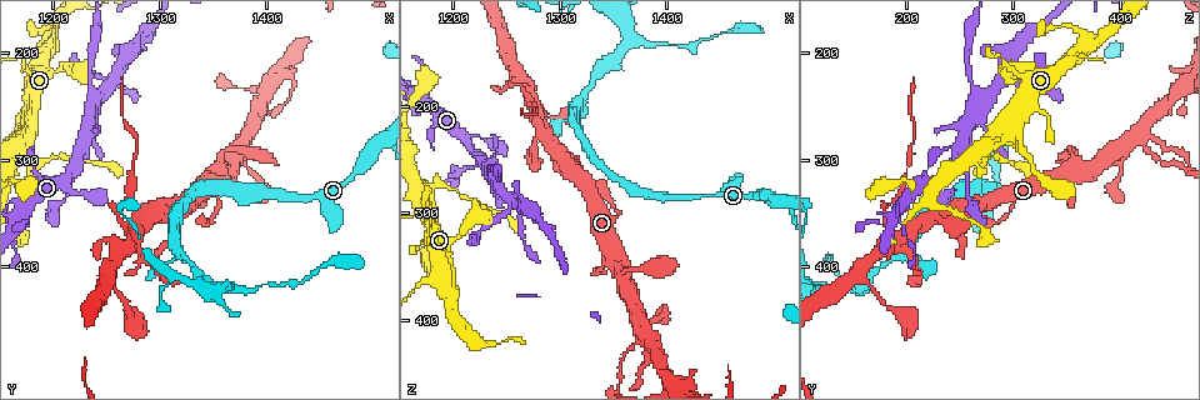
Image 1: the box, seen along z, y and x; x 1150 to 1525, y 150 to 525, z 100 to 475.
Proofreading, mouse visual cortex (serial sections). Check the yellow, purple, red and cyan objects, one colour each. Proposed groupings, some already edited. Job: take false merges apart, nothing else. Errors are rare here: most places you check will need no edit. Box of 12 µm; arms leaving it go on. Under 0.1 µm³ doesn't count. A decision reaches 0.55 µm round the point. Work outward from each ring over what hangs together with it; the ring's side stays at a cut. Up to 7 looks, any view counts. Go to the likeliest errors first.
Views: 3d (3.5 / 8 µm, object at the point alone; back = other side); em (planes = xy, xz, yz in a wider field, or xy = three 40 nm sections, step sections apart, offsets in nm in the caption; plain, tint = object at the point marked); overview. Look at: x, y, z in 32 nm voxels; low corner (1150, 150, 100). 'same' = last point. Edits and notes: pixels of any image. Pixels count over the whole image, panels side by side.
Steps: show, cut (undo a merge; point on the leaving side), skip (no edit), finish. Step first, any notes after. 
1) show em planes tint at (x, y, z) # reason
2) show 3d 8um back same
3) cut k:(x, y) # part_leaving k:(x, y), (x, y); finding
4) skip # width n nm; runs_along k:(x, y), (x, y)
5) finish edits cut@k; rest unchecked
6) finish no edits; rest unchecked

show 3d 3.5um at (1412, 416, 144)

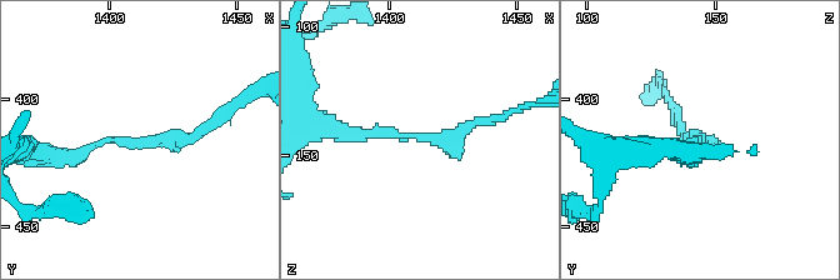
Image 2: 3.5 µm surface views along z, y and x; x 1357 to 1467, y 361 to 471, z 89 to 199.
show em xy step 2 tint at (1410, 417, 143) # arm_widths 150, 200 nm

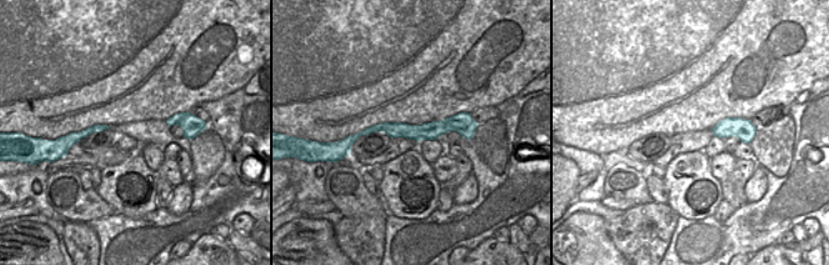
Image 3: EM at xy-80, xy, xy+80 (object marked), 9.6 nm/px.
skip # runs_along 3:(465, 124), (433, 130), (373, 129); all the same cell

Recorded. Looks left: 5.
show 3d 3.5um at (1218, 304, 244) # arms part here

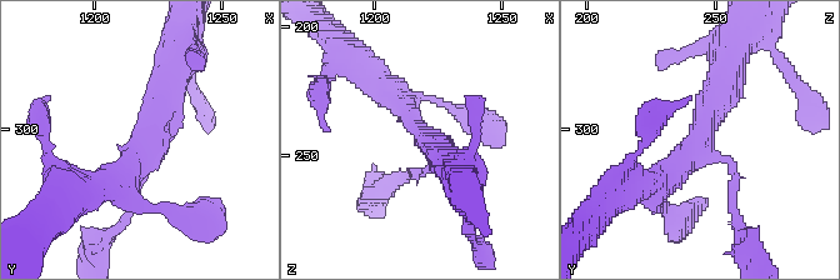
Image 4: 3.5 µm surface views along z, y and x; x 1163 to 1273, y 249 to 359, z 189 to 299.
show em xy step 3 tint at (1220, 306, 241) # now the EM

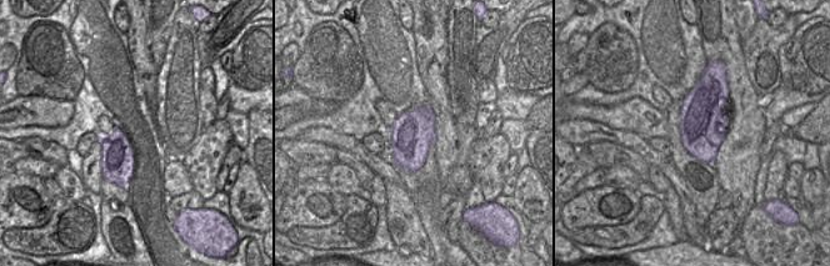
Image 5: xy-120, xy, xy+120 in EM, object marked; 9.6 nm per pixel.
skip # runs_along 4:(640, 189), (698, 143), (723, 78); continuous, no second cell

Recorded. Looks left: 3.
show 3d 3.5um at (1240, 250, 264) # three arms meet

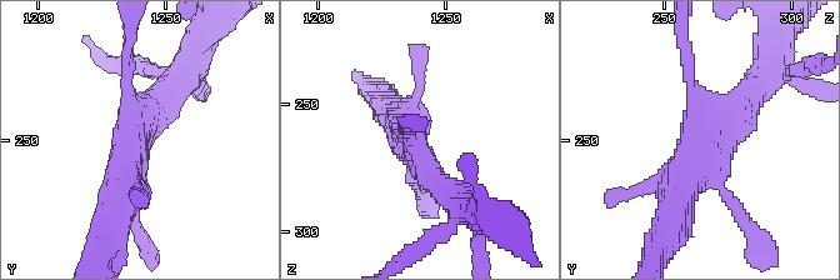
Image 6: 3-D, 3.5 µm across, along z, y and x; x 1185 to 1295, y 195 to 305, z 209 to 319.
show em xy step 1 tint at (1237, 249, 266) # now the EM

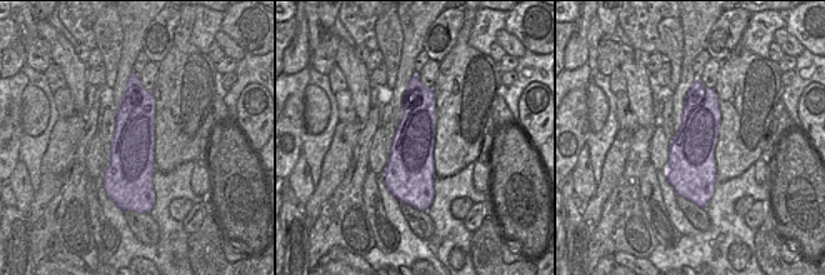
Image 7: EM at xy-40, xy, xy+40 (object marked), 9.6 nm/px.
skip # width 440 nm; runs_along 6:(675, 211), (704, 143), (758, 85); continuous, no second cell

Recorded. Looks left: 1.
finish no edits; rest unchecked

